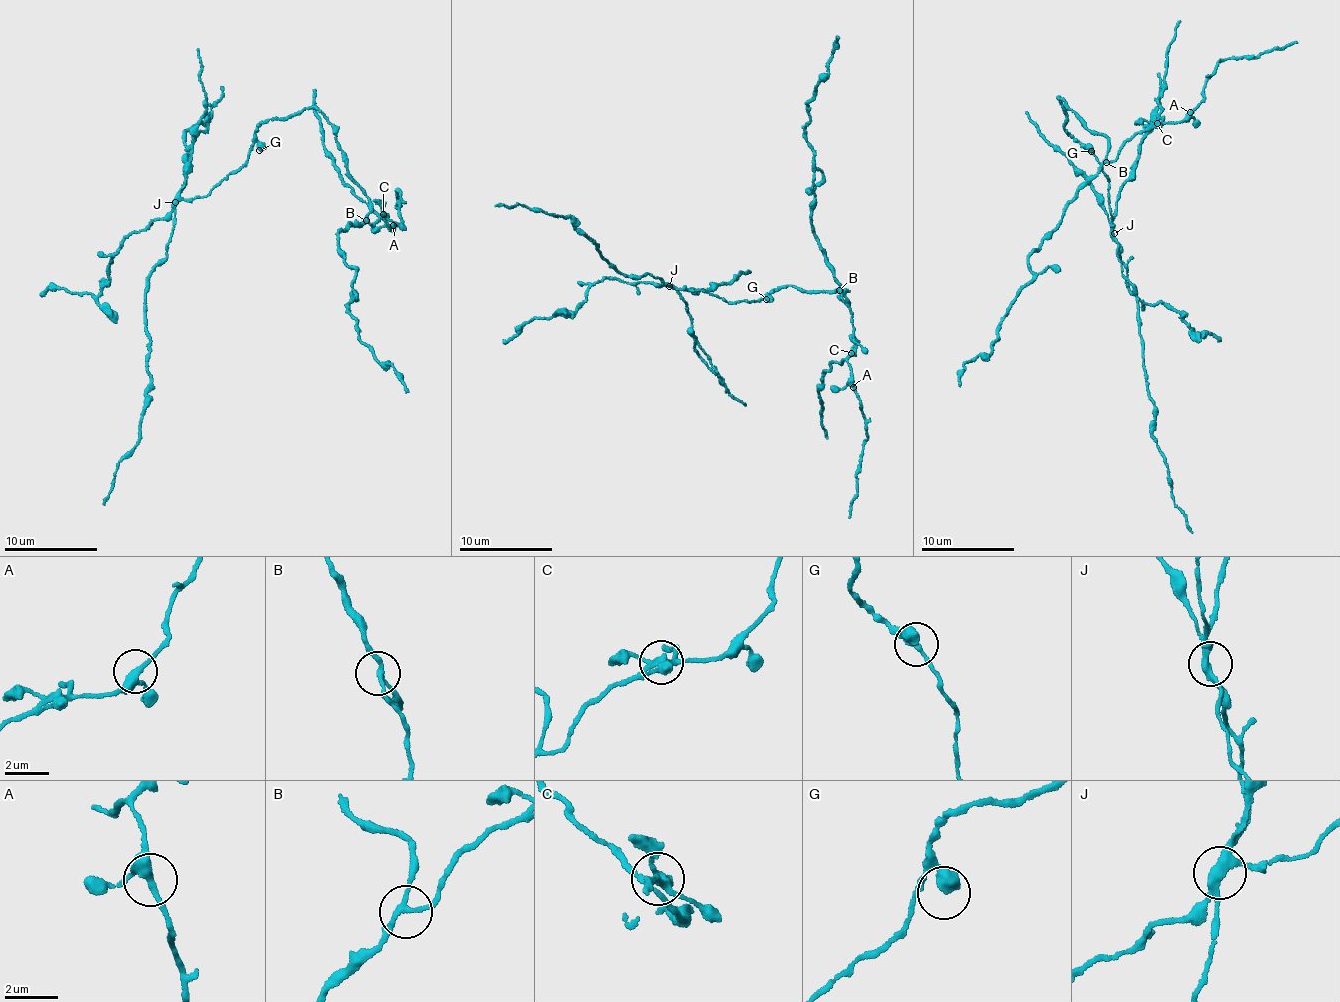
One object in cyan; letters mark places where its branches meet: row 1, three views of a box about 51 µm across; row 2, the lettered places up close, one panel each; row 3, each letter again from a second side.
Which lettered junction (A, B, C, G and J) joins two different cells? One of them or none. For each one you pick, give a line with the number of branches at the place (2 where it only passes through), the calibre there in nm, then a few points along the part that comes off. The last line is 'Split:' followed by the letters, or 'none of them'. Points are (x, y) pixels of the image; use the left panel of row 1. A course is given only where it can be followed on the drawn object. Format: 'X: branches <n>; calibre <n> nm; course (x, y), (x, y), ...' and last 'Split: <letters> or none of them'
J: branches 4; calibre 280 nm; course (176, 202), (171, 240), (165, 257), (153, 267), (145, 294), (149, 378), (136, 445), (118, 464), (102, 504)
Split: J

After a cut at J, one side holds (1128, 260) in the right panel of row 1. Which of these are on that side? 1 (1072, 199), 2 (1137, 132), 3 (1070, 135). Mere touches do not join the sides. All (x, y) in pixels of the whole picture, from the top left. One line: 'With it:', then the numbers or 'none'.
With it: 1, 2, 3

